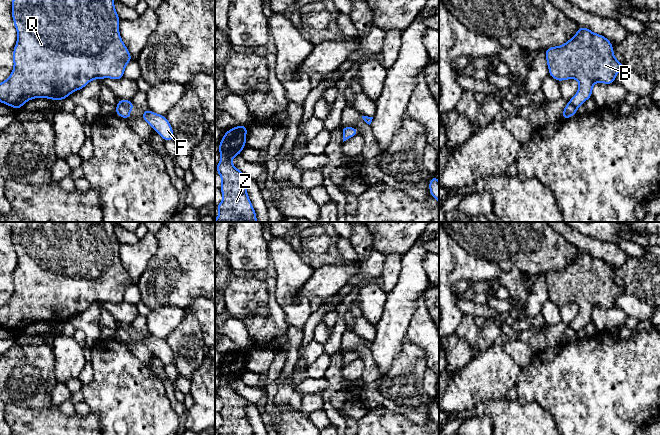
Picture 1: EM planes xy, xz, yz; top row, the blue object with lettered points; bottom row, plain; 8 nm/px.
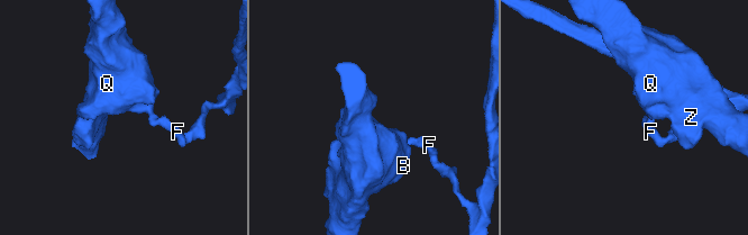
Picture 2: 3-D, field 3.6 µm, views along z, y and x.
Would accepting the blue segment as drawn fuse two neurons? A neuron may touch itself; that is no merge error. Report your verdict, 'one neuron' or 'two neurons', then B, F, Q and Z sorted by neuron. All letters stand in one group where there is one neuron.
two neurons; B Q Z / F

